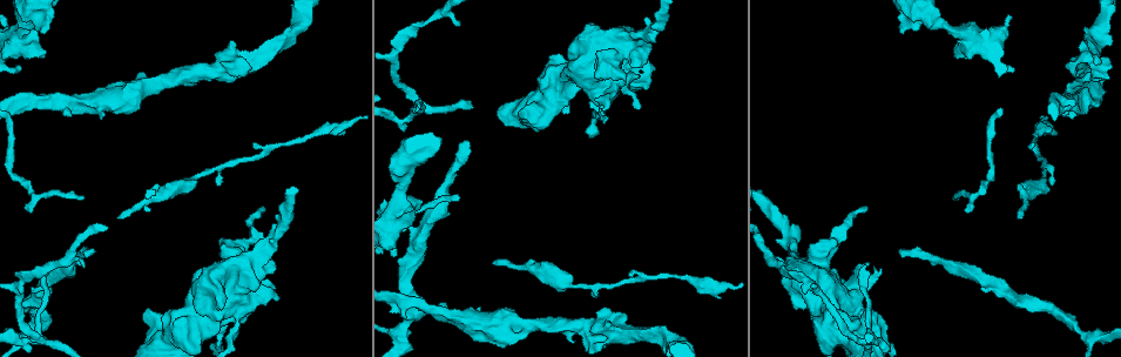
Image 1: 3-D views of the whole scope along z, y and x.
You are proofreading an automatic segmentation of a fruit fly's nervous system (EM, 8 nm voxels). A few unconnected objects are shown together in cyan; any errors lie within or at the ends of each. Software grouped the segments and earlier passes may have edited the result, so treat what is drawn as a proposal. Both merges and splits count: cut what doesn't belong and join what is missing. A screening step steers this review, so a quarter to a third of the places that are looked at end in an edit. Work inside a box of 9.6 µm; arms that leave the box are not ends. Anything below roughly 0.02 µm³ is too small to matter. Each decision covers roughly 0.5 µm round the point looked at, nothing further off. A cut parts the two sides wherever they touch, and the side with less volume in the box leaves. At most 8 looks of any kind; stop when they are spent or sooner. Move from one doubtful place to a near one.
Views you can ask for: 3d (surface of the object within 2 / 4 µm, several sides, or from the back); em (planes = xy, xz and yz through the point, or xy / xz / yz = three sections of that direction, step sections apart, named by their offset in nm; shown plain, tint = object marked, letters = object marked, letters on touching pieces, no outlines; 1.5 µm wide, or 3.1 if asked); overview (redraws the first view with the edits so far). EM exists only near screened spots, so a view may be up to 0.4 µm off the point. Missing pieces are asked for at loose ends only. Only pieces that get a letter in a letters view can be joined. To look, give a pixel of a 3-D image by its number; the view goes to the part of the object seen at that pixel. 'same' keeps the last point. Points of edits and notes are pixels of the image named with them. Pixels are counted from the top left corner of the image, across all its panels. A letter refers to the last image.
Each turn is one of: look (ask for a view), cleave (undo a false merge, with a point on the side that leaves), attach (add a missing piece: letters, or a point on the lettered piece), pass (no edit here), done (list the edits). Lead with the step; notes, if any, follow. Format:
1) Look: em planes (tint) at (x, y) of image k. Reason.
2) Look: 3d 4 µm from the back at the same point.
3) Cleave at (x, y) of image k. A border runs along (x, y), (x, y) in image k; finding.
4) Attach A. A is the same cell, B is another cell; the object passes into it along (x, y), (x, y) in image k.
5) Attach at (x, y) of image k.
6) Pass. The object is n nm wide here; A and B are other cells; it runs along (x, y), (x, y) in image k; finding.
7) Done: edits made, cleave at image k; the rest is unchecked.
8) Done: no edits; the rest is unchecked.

Look: em planes (letters) at (201, 277) of image 1. An open end.

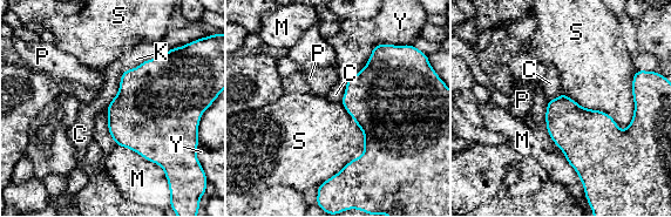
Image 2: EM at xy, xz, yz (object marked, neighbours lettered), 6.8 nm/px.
Pass. C, K, M, P, S and Y are other cells; a border runs along (122, 73), (119, 92), (107, 104) in image 2; no lettered piece goes on from it.

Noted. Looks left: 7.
Look: 3d 4 µm at (91, 249) of image 1. Branch stops here.

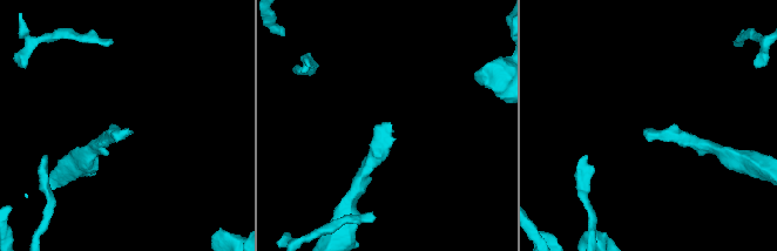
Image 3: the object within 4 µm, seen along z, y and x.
Look: em planes (letters) at (648, 129) of image 3. Need the tissue.

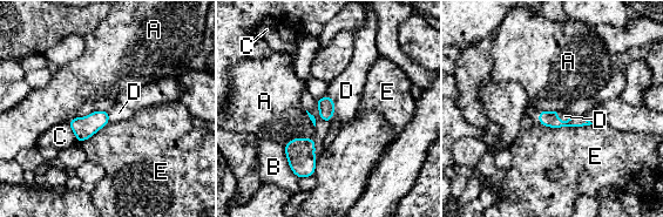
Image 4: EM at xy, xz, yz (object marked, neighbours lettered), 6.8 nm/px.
Attach D. D is the same cell, A, B, C and E are other cells; the object passes into it along (546, 119), (561, 120), (565, 116) in image 4; the neuron continues.

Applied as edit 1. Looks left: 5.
Look: 3d 2 µm at (196, 178) of image 1. Sudden change in width.

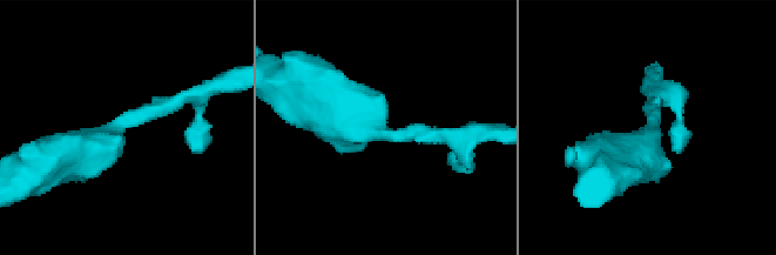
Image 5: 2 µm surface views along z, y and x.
Look: em xy step 4 (tint) at (121, 123) of image 5. Now the EM.

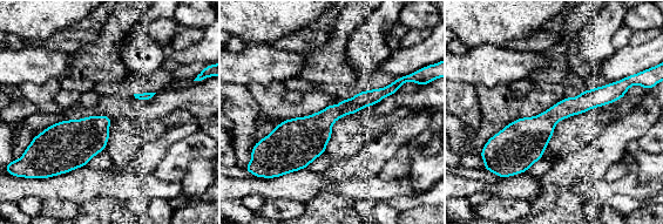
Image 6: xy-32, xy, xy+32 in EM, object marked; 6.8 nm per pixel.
Look: em planes (letters) at the same point.

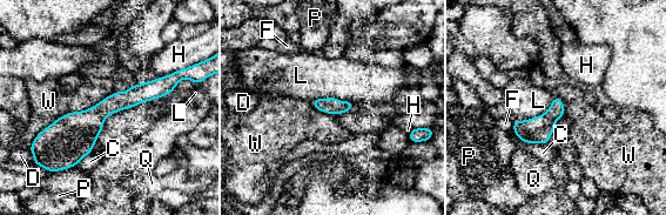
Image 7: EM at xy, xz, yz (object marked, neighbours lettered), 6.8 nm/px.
Pass. C, D, F, H, L, P, Q and W are other cells; it runs along (173, 82), (42, 134) in image 7; continuous, no second neuron.

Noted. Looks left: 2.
Done: edits made, attach at image 4; the rest is unchecked.

